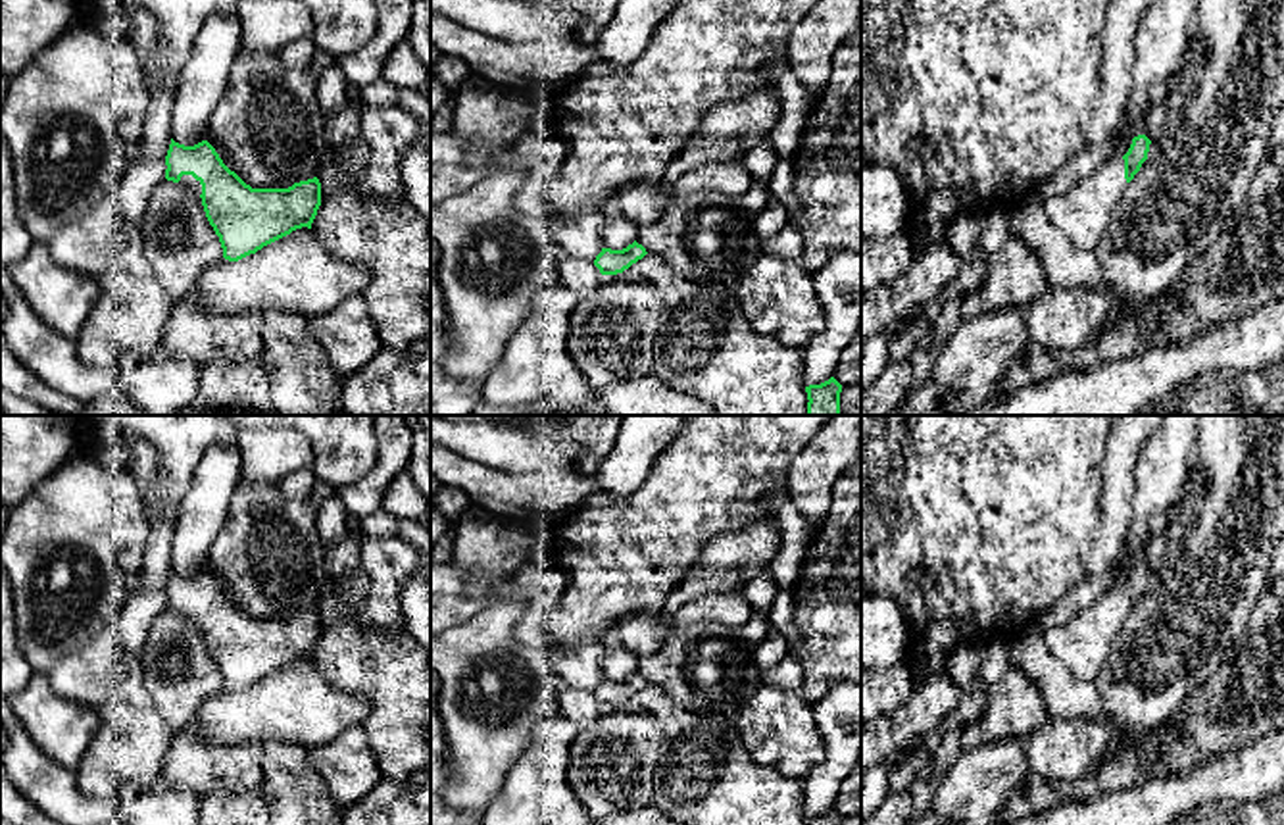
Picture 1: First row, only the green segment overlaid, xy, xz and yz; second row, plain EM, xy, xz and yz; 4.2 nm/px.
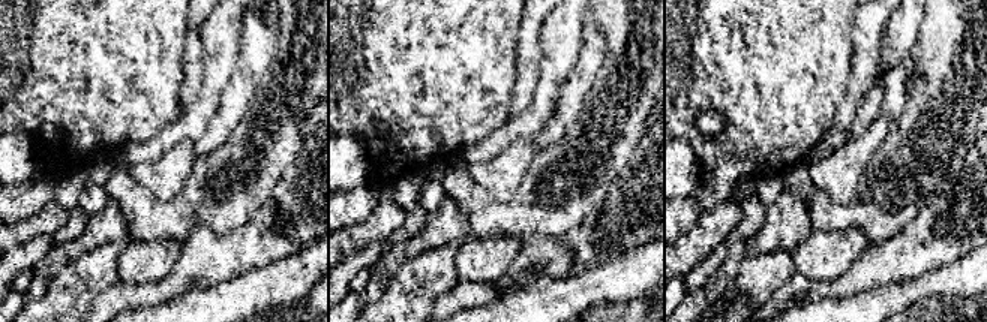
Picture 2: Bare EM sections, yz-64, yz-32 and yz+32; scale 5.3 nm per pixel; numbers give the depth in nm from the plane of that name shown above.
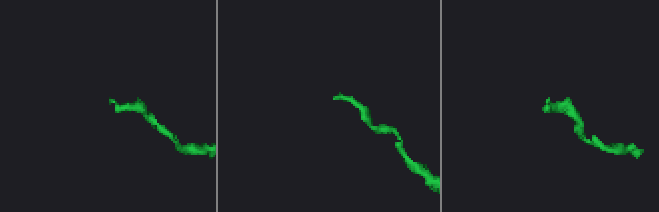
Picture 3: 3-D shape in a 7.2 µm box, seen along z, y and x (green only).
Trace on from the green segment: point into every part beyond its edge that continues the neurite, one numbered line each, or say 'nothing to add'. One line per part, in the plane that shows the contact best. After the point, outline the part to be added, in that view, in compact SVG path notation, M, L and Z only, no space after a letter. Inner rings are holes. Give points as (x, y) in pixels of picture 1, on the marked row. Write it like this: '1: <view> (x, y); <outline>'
1: xy (187, 181); M183 175L179 183L200 198L202 185L192 175ZM200 198L200 202L202 202L202 198Z

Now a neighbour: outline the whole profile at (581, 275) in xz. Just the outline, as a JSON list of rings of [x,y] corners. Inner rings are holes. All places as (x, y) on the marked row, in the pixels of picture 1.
[[[557,254],[556,260],[556,285],[563,285],[584,298],[592,294],[602,285],[604,275],[594,265],[594,262],[569,258],[565,254]]]

